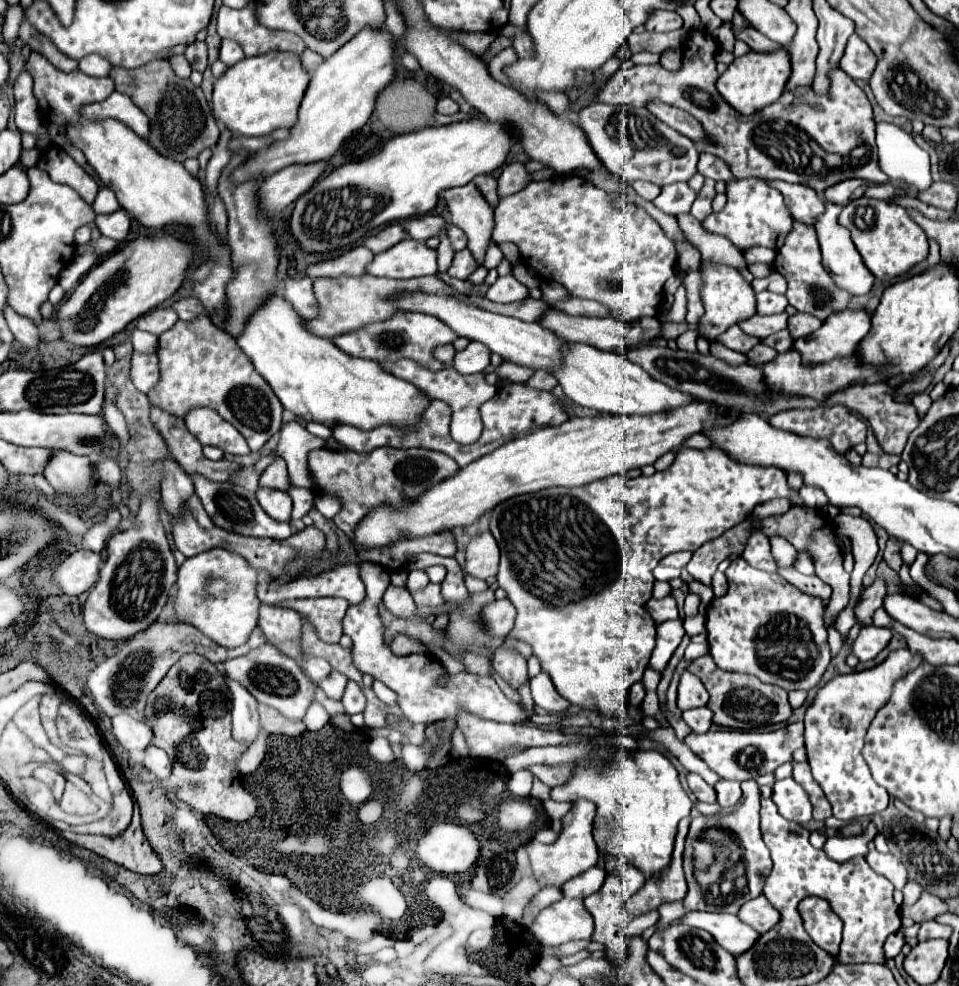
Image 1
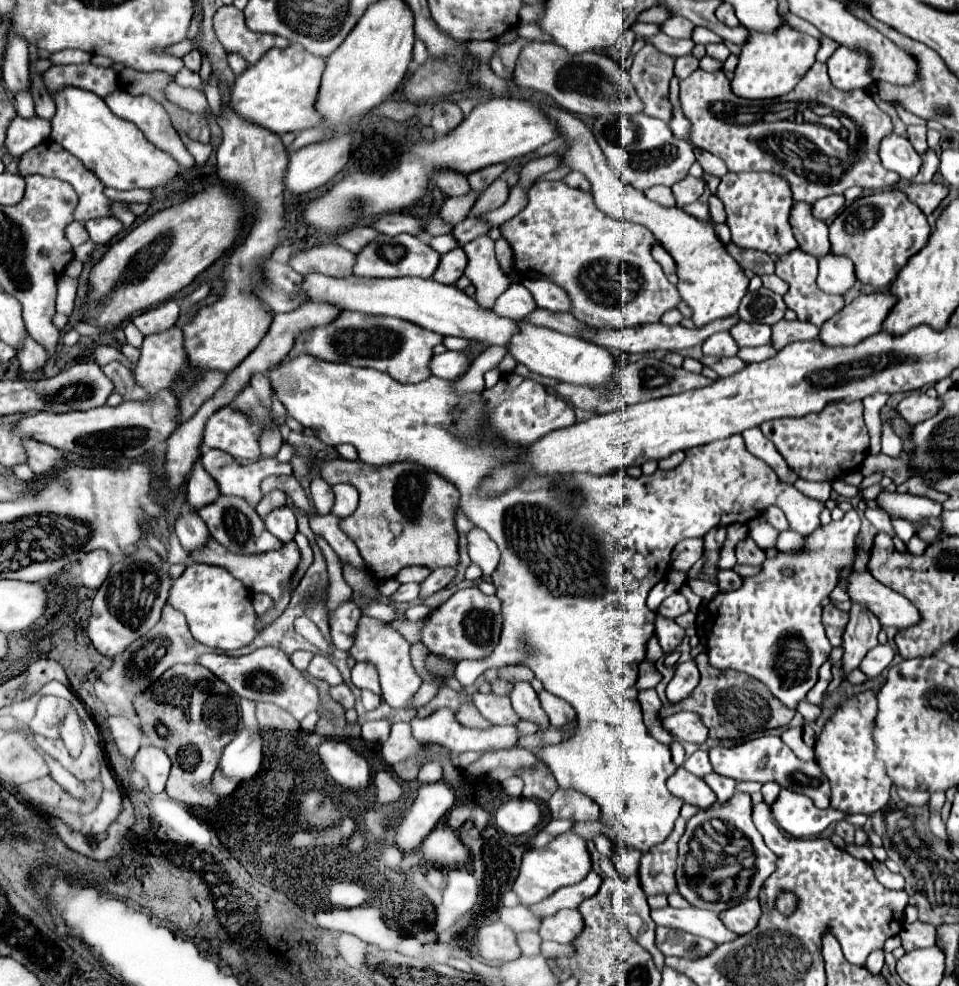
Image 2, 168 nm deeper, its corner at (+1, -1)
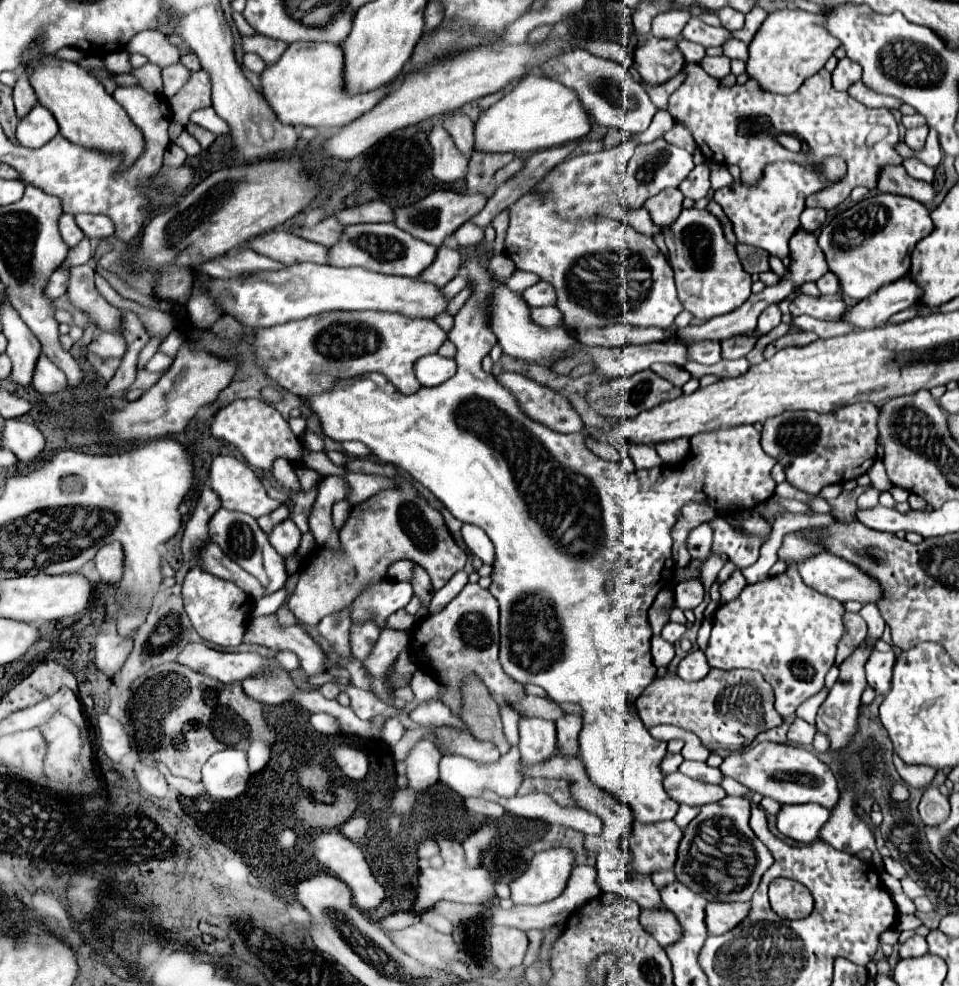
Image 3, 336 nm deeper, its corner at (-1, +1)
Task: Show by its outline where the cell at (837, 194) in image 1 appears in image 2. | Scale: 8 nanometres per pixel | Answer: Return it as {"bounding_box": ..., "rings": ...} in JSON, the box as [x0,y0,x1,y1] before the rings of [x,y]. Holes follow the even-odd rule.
{"bounding_box":[812,195,844,221],"rings":[[[830,195],[812,205],[812,215],[820,221],[830,221],[844,207],[844,195]]]}

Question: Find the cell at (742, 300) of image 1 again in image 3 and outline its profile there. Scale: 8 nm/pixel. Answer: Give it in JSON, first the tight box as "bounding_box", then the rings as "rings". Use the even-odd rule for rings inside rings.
{"bounding_box":[662,209,752,321],"rings":[[[682,209],[678,219],[662,229],[662,235],[670,251],[678,299],[696,319],[708,321],[710,317],[730,313],[750,297],[752,279],[742,269],[734,245],[724,239],[722,225],[712,213],[706,209]]]}

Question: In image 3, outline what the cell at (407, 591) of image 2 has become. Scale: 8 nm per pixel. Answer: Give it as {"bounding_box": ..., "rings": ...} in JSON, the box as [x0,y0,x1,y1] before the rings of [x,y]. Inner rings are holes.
{"bounding_box":[352,579,412,625],"rings":[[[386,579],[378,585],[366,587],[352,603],[352,621],[376,619],[378,625],[384,625],[386,617],[398,609],[404,609],[412,595],[412,585],[402,581],[392,583]]]}

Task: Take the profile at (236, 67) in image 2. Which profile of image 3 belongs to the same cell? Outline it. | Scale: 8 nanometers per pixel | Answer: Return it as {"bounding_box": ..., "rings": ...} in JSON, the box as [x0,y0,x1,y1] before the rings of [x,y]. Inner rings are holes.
{"bounding_box":[244,53,266,75],"rings":[[[246,53],[246,55],[244,55],[244,67],[260,75],[260,71],[262,71],[262,67],[266,67],[266,63],[264,63],[258,55],[254,55],[254,53]]]}

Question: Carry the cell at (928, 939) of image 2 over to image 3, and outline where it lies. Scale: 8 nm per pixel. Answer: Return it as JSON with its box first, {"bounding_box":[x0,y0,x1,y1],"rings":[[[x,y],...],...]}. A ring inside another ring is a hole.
{"bounding_box":[900,935,928,959],"rings":[[[912,935],[902,947],[900,947],[900,957],[906,959],[906,957],[920,957],[928,953],[928,943],[926,943],[926,937],[922,935]]]}

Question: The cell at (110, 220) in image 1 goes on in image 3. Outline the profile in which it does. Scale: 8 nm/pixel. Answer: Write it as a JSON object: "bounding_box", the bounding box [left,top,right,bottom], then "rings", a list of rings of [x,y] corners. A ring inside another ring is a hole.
{"bounding_box":[76,215,114,239],"rings":[[[76,215],[76,223],[88,239],[110,239],[114,235],[114,223],[106,215]]]}

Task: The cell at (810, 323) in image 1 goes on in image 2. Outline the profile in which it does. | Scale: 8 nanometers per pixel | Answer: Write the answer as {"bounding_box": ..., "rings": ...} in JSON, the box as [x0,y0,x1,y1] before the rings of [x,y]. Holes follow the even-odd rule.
{"bounding_box":[772,321,820,351],"rings":[[[778,321],[776,325],[772,325],[772,345],[776,351],[784,349],[786,345],[794,343],[794,341],[806,341],[806,339],[816,339],[820,333],[820,329],[812,323],[806,321]]]}

